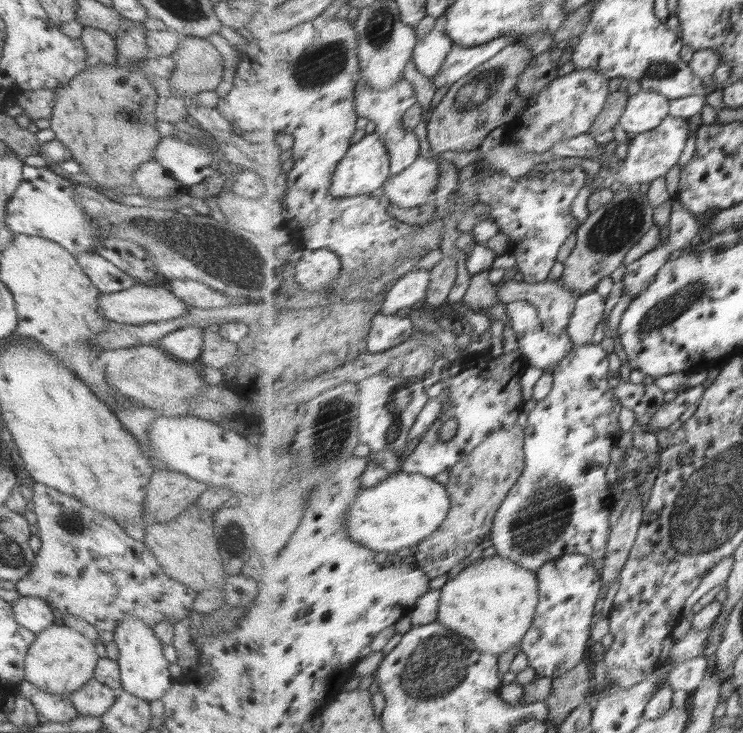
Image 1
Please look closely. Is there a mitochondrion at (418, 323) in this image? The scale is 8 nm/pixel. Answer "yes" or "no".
no

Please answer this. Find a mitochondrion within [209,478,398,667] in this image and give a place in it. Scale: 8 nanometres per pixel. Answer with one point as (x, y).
(236, 540)

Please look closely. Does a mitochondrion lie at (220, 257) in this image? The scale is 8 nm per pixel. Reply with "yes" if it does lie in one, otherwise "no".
yes

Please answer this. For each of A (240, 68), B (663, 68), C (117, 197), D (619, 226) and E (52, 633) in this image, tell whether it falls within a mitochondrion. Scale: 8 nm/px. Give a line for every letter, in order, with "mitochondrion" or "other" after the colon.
A: other
B: mitochondrion
C: other
D: mitochondrion
E: other

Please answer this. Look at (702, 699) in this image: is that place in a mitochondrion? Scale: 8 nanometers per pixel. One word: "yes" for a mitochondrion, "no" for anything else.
no

